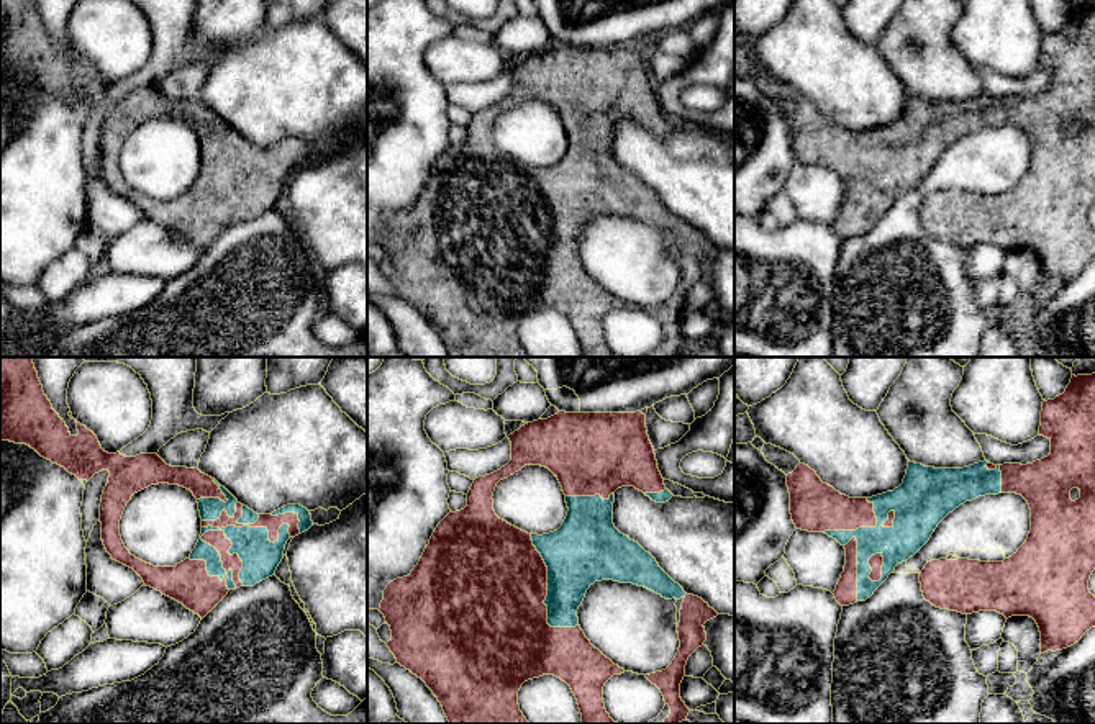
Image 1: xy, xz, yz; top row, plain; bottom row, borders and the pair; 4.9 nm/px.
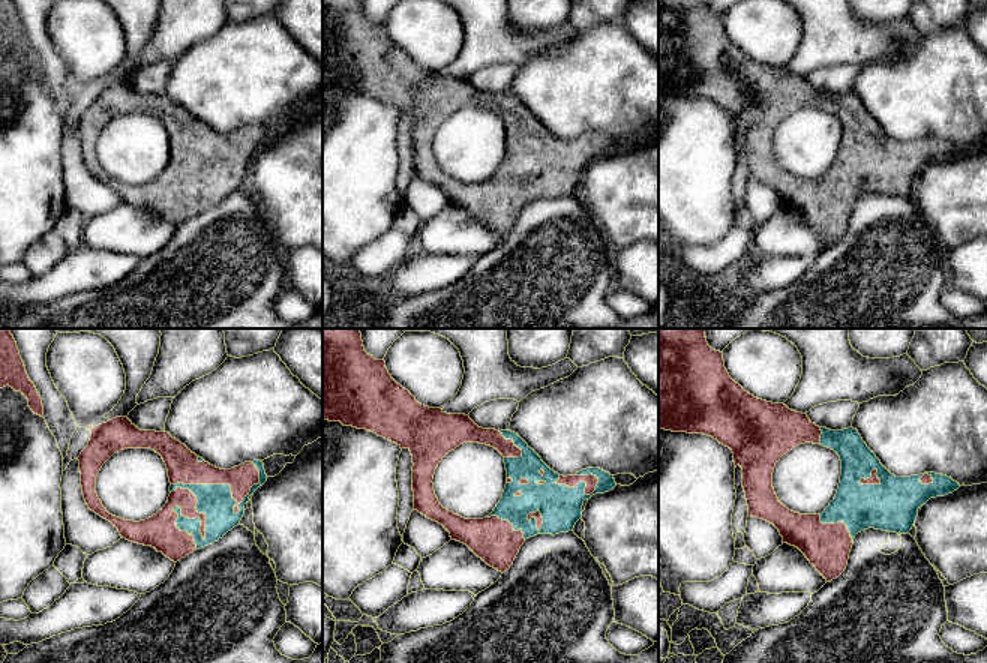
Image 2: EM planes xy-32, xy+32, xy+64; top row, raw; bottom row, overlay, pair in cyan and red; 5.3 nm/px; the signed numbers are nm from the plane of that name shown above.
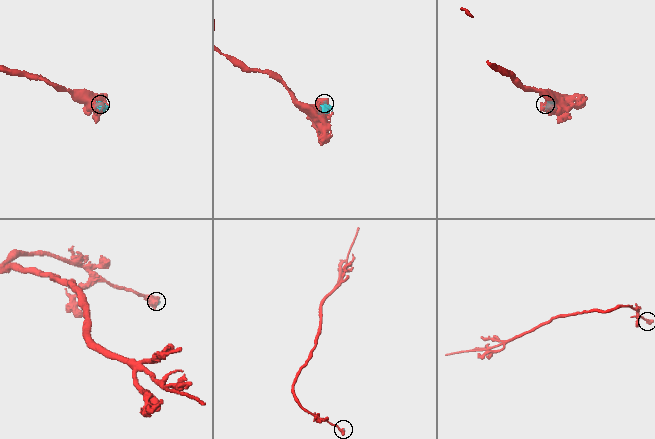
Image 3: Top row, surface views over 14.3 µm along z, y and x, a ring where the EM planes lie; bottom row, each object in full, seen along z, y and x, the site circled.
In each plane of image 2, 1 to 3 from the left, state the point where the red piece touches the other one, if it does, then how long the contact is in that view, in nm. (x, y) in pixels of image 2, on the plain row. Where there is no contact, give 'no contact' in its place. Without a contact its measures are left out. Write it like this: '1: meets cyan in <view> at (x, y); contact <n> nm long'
1: meets cyan in xy-32 at (189, 153); contact 550 nm long
2: meets cyan in xy+32 at (584, 146); contact 240 nm long
3: meets cyan in xy+64 at (869, 141); contact 130 nm long

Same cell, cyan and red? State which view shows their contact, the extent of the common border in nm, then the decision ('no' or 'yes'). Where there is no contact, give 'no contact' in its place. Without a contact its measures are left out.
xy | 500 nm | yes

